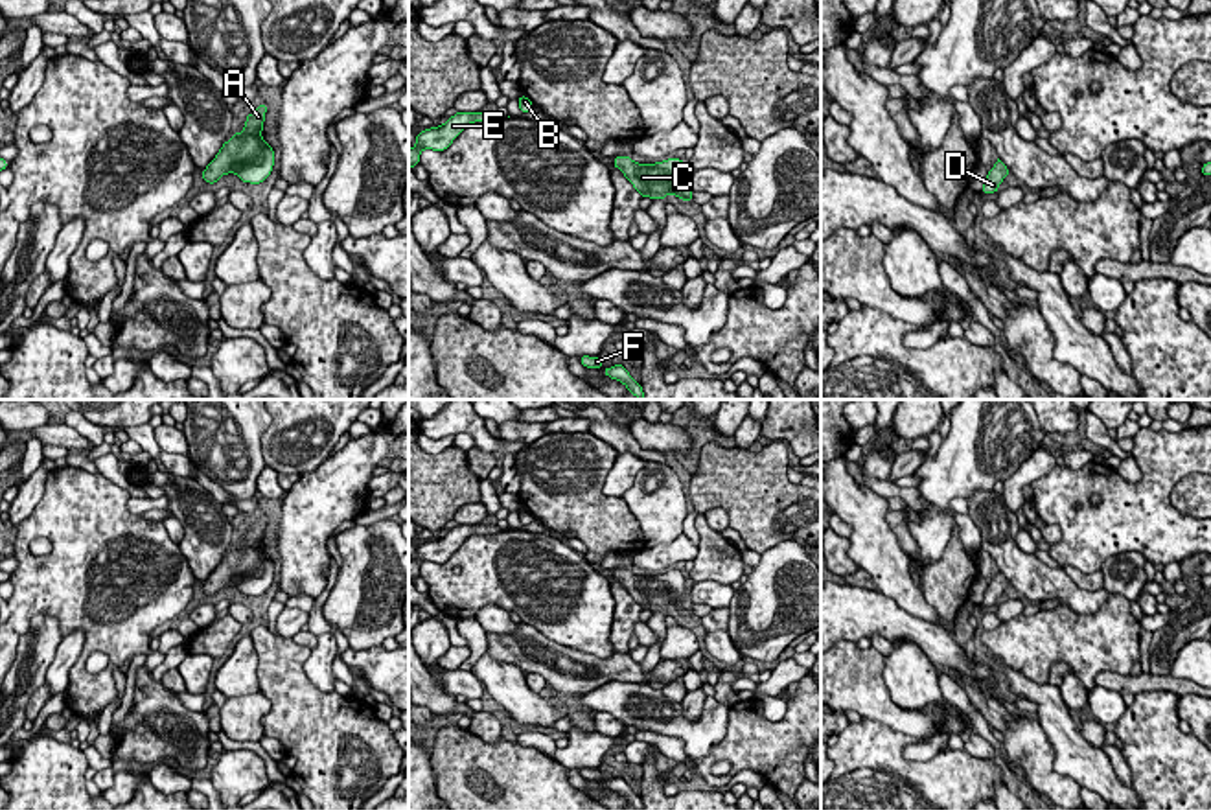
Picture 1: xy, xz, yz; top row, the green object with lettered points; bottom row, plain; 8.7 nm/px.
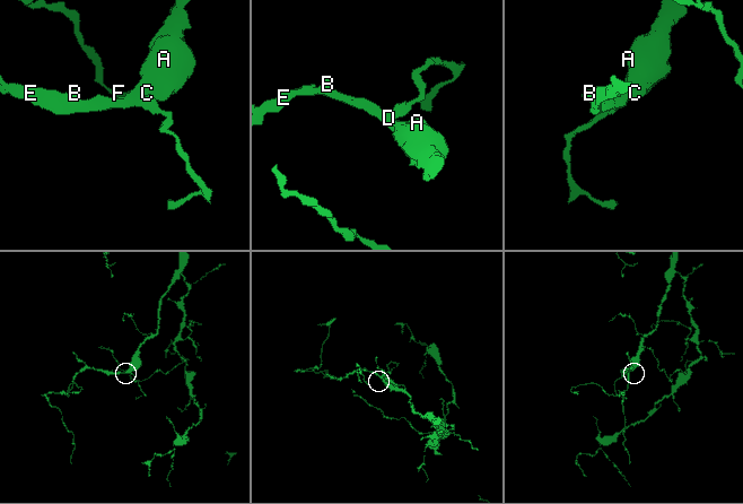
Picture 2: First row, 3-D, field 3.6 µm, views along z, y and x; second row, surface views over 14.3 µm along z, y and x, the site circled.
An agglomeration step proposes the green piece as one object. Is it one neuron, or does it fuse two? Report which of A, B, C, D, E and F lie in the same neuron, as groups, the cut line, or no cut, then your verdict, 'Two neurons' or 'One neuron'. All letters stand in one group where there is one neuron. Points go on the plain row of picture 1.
Groups: A B C D E F. No split. One neuron

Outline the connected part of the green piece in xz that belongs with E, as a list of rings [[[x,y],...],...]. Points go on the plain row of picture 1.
[[[456,525],[444,538],[420,543],[416,558],[409,561],[409,580],[414,580],[420,574],[420,565],[423,561],[447,561],[466,538],[473,534],[497,534],[501,530],[502,528],[497,525]]]

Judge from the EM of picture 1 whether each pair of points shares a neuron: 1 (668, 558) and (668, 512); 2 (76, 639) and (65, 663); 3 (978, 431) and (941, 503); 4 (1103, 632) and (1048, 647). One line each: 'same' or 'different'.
1: different
2: same
3: same
4: same

